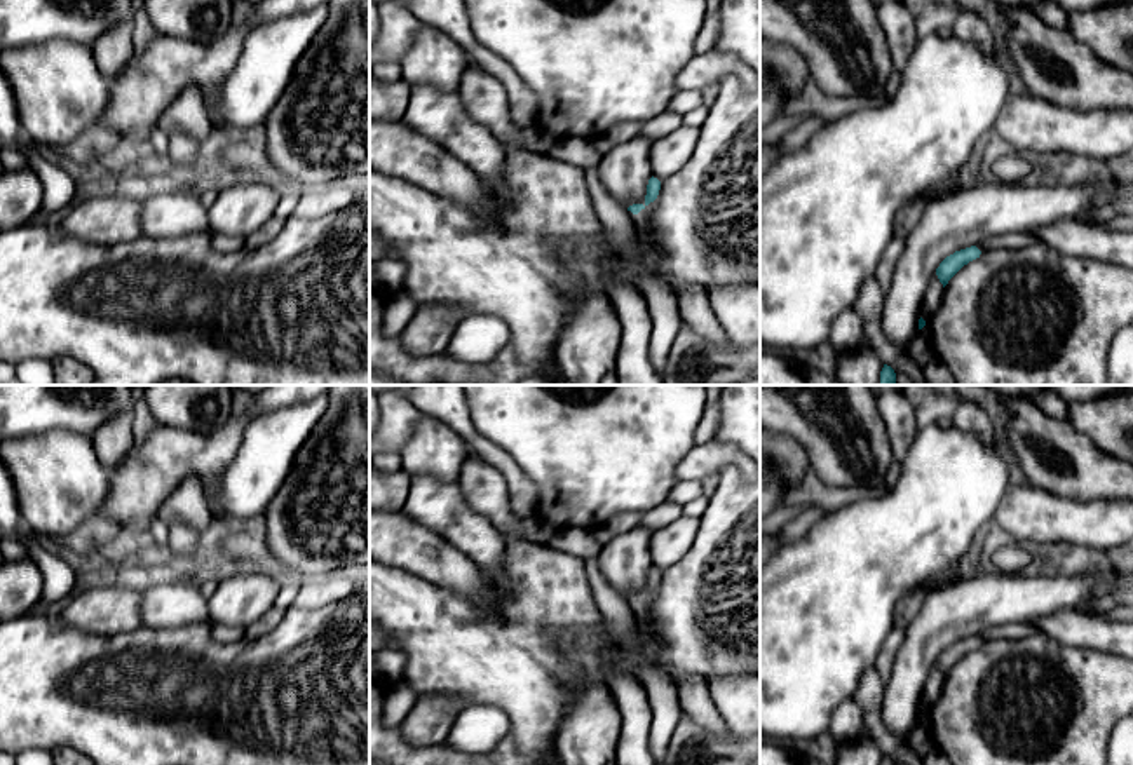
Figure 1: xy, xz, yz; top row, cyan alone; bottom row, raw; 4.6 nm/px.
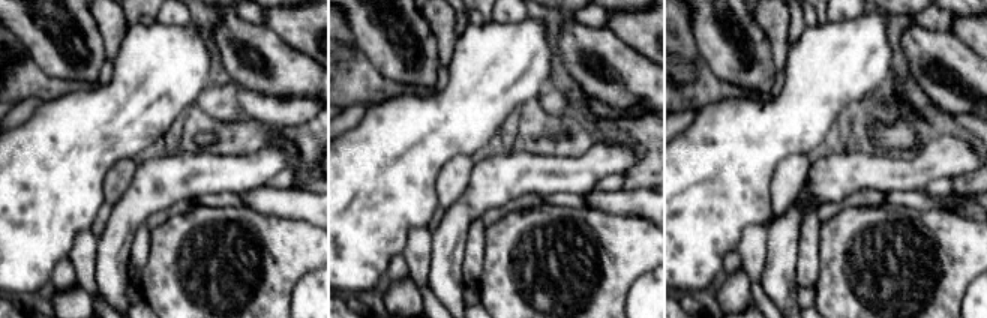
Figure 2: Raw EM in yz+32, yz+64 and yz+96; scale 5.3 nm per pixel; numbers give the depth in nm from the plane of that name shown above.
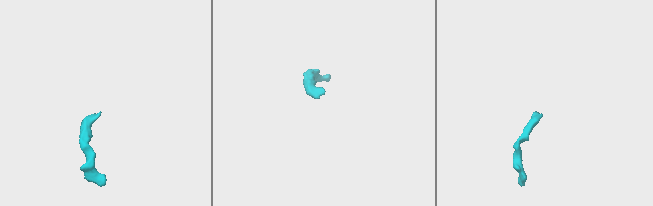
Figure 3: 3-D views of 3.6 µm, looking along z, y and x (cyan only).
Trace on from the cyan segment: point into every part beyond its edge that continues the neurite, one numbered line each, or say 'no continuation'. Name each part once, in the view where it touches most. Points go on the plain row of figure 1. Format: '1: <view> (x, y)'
1: xz (642, 610)

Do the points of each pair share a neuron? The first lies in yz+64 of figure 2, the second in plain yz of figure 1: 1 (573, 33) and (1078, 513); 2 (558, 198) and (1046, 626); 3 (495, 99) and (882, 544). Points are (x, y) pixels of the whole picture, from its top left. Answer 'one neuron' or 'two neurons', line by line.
1: two neurons
2: two neurons
3: one neuron

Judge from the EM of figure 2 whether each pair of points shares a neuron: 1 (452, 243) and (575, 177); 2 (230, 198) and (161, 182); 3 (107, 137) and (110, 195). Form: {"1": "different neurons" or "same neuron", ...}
{"1": "same neuron", "2": "different neurons", "3": "different neurons"}

